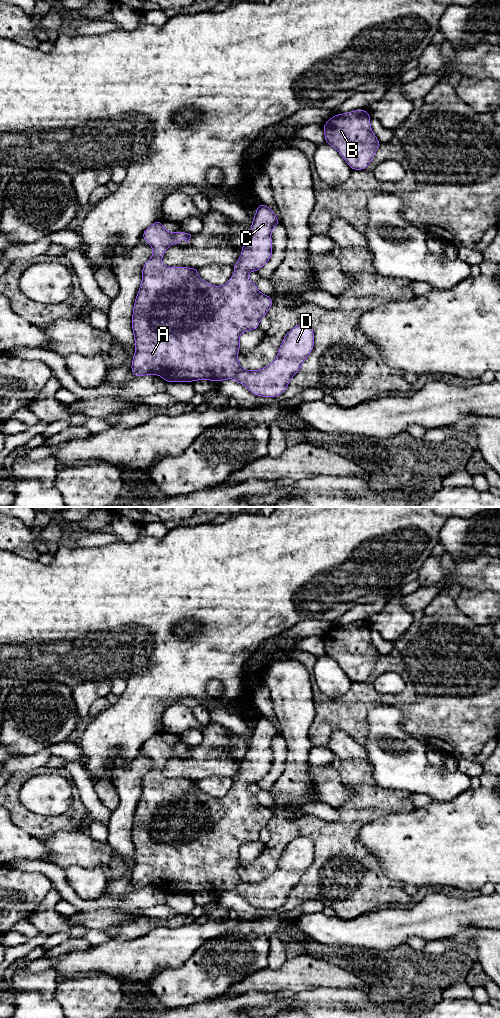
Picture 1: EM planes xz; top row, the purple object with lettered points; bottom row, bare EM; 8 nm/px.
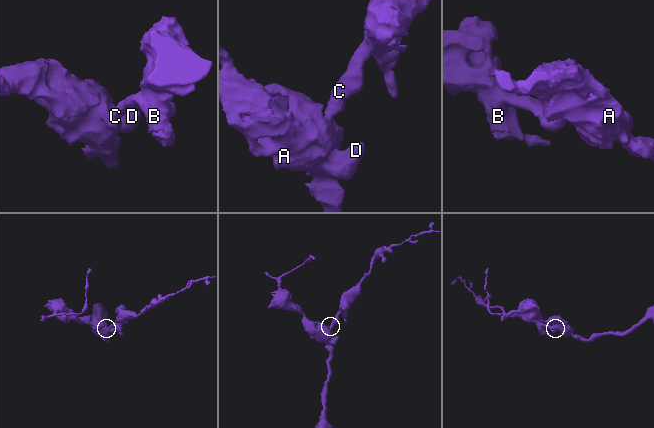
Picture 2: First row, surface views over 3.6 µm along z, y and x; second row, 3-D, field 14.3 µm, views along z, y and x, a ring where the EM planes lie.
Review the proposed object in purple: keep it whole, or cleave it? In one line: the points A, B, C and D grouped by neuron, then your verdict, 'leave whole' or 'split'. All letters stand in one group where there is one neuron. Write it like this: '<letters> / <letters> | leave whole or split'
A B C D | leave whole

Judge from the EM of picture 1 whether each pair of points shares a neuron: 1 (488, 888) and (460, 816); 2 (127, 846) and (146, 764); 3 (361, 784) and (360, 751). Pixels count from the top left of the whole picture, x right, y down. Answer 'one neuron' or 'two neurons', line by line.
1: two neurons
2: one neuron
3: two neurons

